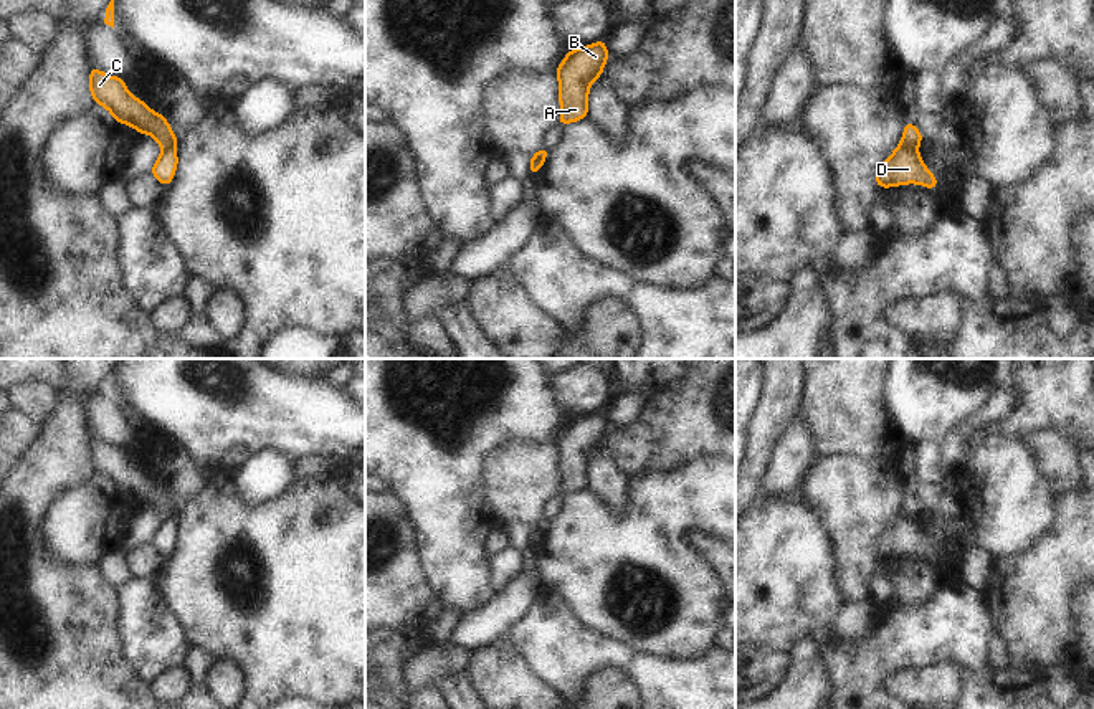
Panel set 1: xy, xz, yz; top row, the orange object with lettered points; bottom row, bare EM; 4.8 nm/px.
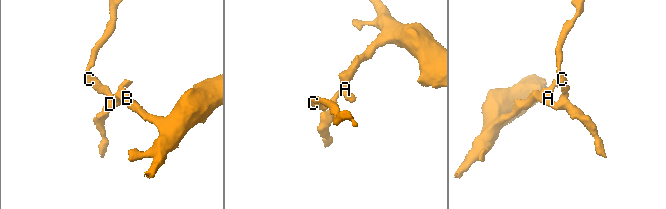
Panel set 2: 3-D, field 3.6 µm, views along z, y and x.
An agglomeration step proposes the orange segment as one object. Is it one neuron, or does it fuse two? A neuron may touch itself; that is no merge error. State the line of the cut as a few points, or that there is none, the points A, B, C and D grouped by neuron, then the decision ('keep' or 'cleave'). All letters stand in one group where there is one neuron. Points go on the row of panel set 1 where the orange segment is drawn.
cut xy (175, 136), (162, 152); groups A B D / C; cleave

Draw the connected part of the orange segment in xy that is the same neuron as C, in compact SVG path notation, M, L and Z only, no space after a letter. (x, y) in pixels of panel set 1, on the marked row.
M91 66L89 93L98 106L104 106L122 126L131 124L136 132L154 137L162 152L174 144L175 132L167 117L147 107L145 102L132 96L119 76L109 76Z

